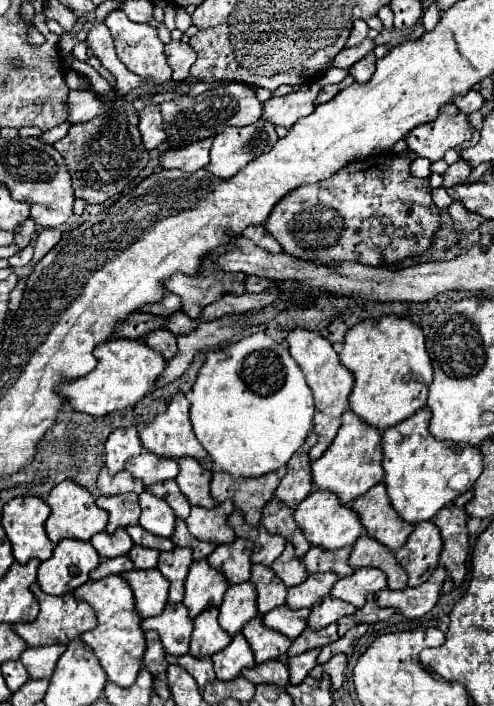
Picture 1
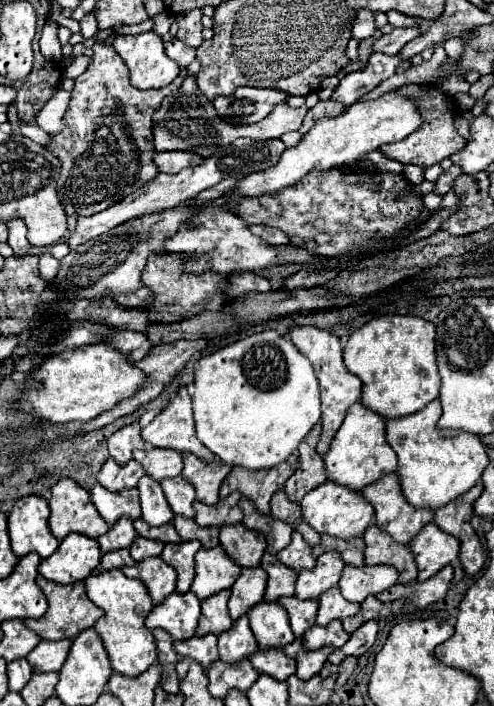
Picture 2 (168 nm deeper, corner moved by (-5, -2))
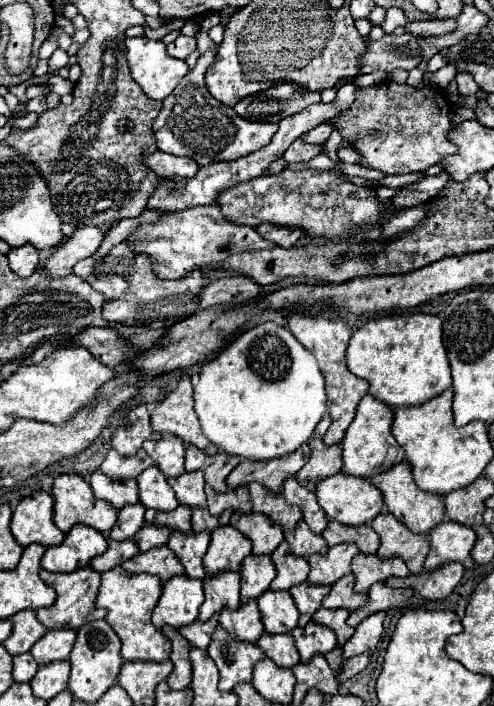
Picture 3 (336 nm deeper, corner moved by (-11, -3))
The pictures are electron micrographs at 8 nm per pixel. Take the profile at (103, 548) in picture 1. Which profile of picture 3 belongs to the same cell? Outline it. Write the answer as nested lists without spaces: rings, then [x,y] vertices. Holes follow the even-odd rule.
[[[128,504],[118,512],[118,522],[116,528],[110,530],[108,538],[122,542],[122,540],[132,540],[136,532],[144,526],[144,512],[146,508],[142,504]]]

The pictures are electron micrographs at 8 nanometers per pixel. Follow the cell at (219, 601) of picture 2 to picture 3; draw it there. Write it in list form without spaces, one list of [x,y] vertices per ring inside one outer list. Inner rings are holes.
[[[224,572],[222,576],[206,578],[204,594],[206,600],[200,608],[200,616],[198,616],[200,622],[208,620],[216,612],[222,612],[224,608],[228,610],[240,608],[240,574]]]

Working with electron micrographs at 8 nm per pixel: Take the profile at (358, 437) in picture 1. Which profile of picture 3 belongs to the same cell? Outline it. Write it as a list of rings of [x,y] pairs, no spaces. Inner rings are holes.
[[[366,394],[360,400],[356,418],[348,426],[346,436],[342,440],[342,462],[344,462],[342,472],[344,474],[358,476],[358,478],[372,478],[404,460],[404,450],[398,446],[398,442],[394,440],[394,436],[390,432],[392,420],[394,420],[394,412],[384,402],[376,400],[370,394]]]

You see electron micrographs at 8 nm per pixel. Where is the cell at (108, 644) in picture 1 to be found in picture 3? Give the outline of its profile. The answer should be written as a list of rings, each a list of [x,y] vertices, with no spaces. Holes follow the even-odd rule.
[[[116,566],[114,570],[108,570],[102,574],[102,584],[96,600],[96,608],[108,608],[106,622],[112,626],[112,630],[122,640],[122,660],[124,662],[162,662],[170,656],[170,642],[168,638],[152,626],[150,616],[154,606],[158,604],[158,598],[162,594],[162,582],[158,576],[152,574],[128,574],[124,568]]]

